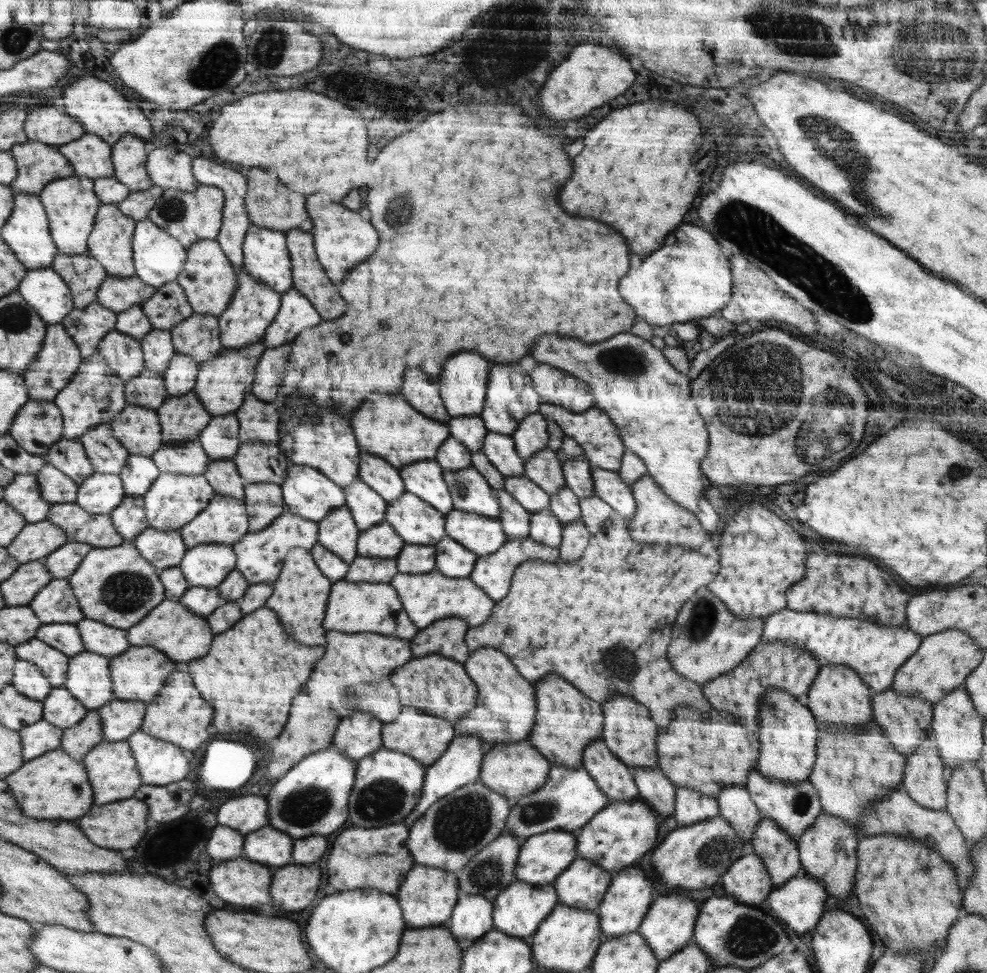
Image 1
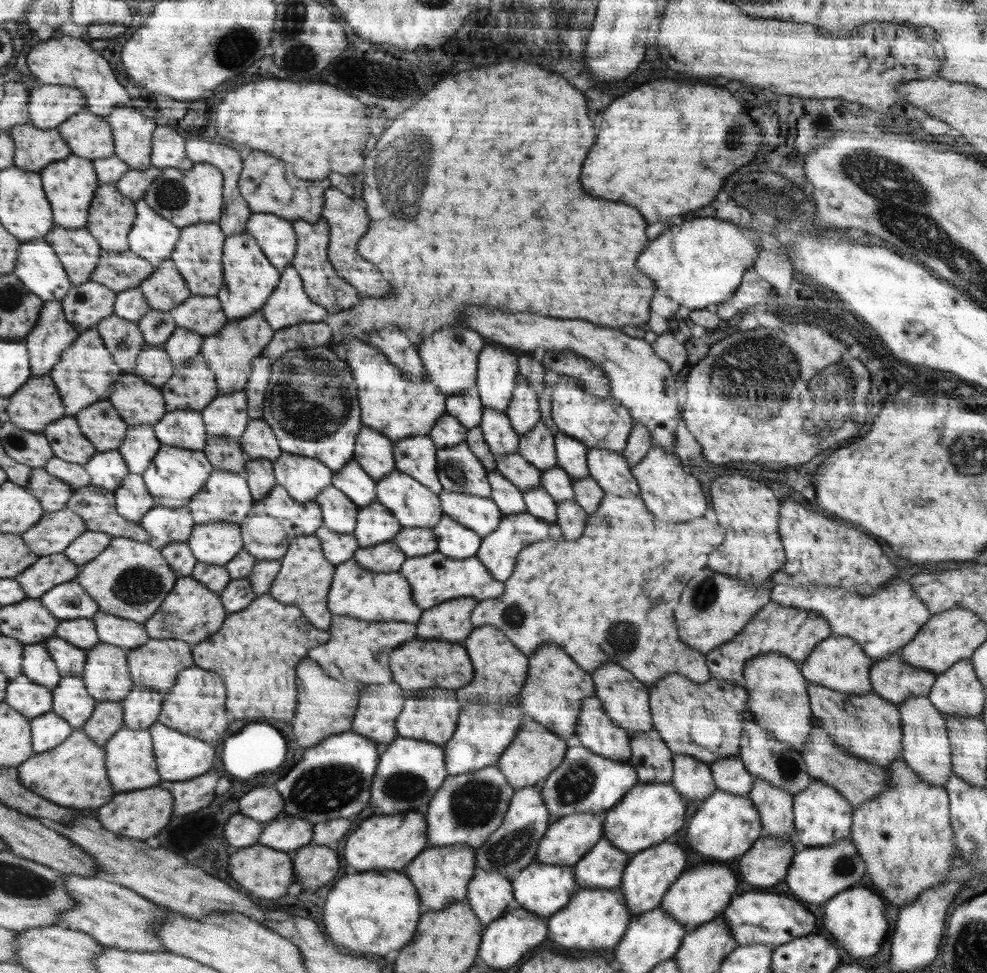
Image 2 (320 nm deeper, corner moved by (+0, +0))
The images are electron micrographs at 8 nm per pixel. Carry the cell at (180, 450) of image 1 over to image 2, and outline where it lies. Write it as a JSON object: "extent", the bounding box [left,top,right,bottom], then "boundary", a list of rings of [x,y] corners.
{"extent":[154,409,208,451],"boundary":[[[190,409],[167,411],[162,420],[154,425],[154,430],[162,445],[195,451],[206,448],[208,434],[200,411]]]}

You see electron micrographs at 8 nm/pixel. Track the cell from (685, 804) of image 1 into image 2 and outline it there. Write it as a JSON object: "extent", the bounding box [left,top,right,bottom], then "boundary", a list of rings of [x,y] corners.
{"extent":[671,753,717,803],"boundary":[[[684,753],[673,754],[671,783],[684,799],[699,803],[717,789],[709,765]]]}

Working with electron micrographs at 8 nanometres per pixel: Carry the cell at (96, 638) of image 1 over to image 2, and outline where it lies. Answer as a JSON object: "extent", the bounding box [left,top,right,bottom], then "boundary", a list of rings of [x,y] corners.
{"extent":[91,611,151,651],"boundary":[[[99,611],[91,618],[102,643],[122,647],[129,651],[140,647],[151,639],[143,623],[118,615]]]}

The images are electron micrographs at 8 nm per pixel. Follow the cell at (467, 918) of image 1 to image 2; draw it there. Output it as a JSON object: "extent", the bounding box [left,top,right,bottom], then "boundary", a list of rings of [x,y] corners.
{"extent":[466,869,514,926],"boundary":[[[479,869],[470,882],[466,902],[480,922],[488,926],[514,905],[514,900],[514,886],[508,877],[497,870]]]}

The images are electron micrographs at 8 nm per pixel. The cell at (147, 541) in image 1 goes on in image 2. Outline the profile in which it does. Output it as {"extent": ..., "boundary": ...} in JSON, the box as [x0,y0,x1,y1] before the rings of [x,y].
{"extent":[138,504,196,549],"boundary":[[[155,504],[138,523],[151,534],[149,544],[158,549],[173,542],[187,542],[196,525],[186,505],[168,508]]]}

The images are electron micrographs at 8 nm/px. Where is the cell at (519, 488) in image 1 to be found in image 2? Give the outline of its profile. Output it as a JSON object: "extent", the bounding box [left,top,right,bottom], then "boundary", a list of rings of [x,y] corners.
{"extent":[495,451,542,492],"boundary":[[[519,451],[495,456],[495,470],[522,492],[541,486],[542,471],[532,466]]]}

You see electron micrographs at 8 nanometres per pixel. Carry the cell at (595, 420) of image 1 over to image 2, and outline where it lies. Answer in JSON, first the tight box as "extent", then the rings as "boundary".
{"extent":[551,375,634,452],"boundary":[[[560,375],[551,394],[551,417],[560,432],[592,447],[623,452],[633,427],[634,420],[630,411],[612,395],[599,397],[588,393],[575,378]]]}

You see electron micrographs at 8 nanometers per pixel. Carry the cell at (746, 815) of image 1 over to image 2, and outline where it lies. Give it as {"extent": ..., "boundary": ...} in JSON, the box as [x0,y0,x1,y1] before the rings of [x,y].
{"extent":[709,755,756,795],"boundary":[[[739,755],[721,758],[709,767],[717,788],[732,794],[748,795],[756,779],[746,770]]]}

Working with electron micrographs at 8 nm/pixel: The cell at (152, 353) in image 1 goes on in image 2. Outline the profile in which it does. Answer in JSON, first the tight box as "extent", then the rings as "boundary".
{"extent":[137,310,177,345],"boundary":[[[148,310],[137,325],[146,345],[163,345],[177,327],[169,311]]]}

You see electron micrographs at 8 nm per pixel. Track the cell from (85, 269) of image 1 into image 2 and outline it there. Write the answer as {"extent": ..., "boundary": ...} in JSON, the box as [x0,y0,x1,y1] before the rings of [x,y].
{"extent":[43,226,102,285],"boundary":[[[54,226],[43,239],[56,250],[72,285],[89,280],[102,250],[95,235],[85,227],[68,230]]]}

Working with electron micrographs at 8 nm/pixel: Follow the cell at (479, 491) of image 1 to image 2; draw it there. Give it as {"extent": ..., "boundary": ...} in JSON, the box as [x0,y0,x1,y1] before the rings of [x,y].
{"extent":[438,441,491,498],"boundary":[[[466,441],[438,448],[438,472],[444,490],[480,495],[484,498],[491,496],[487,470]]]}

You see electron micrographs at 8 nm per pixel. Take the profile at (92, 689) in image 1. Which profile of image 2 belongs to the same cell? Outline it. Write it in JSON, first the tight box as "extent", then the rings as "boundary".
{"extent":[81,642,134,704],"boundary":[[[100,642],[88,649],[81,678],[88,694],[92,694],[98,704],[122,702],[134,689],[128,668],[127,650]]]}

